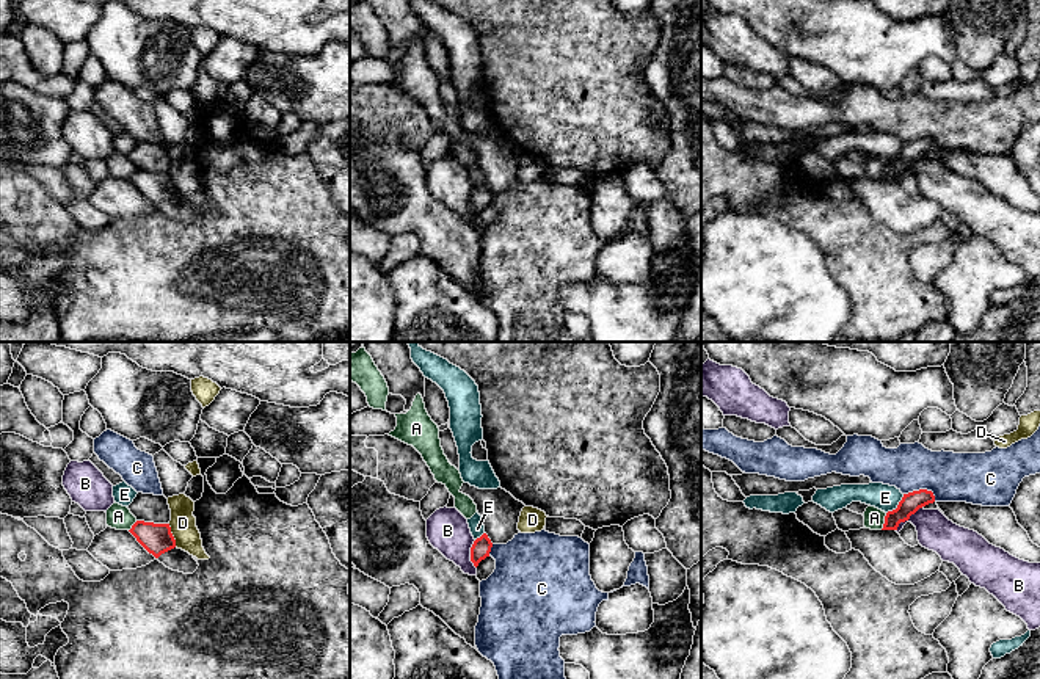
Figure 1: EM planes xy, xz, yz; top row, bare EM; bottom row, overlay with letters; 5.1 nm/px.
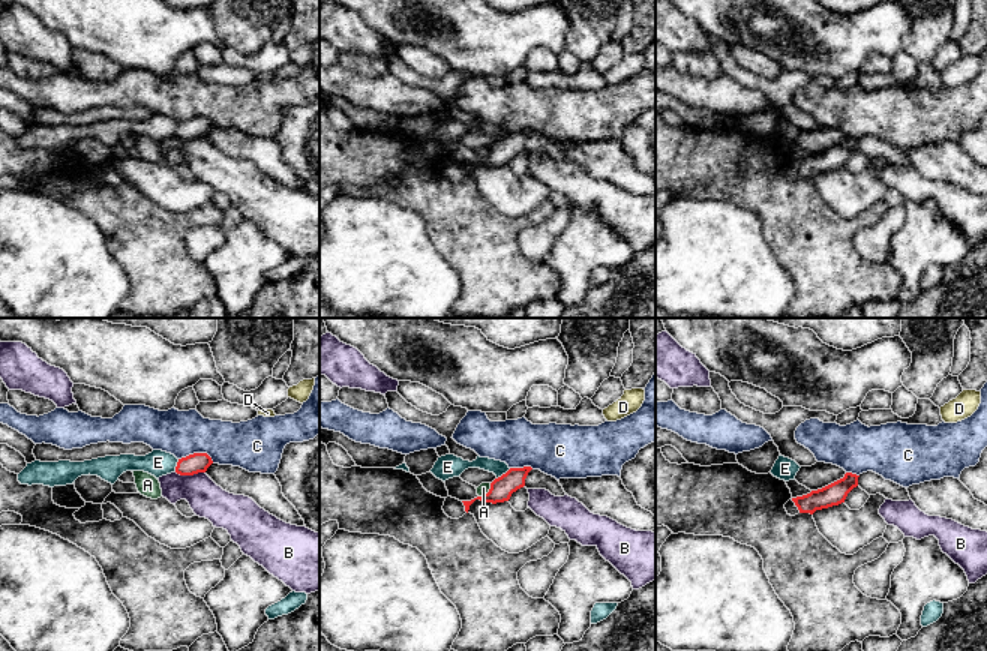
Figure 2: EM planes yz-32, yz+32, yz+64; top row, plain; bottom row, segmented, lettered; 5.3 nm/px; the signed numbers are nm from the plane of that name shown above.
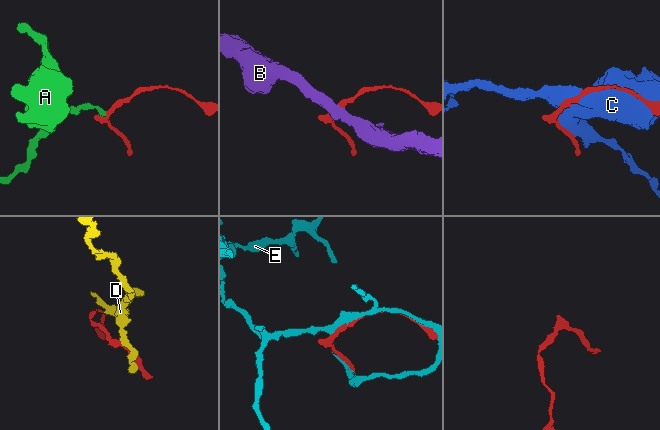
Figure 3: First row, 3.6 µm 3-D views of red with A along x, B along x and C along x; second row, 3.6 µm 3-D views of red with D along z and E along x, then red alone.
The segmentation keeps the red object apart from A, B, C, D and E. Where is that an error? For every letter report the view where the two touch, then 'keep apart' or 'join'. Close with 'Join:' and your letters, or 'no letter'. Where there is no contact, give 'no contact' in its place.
A: yz | keep apart
B: yz | keep apart
C: yz | keep apart
D: xy | keep apart
E: yz | keep apart
Join: no letter

